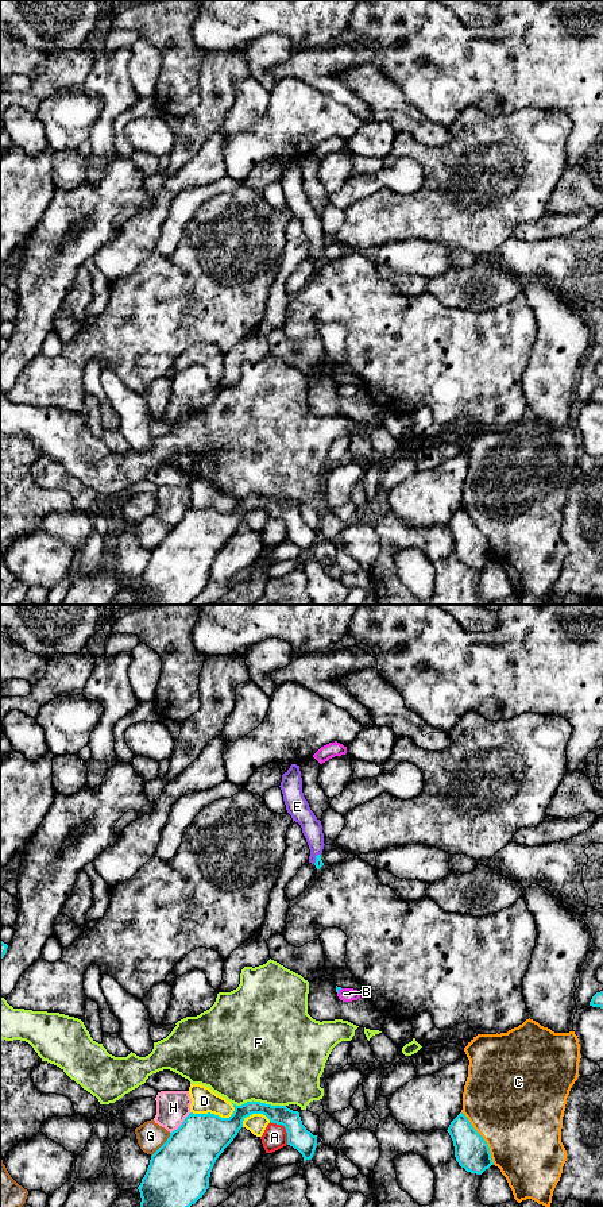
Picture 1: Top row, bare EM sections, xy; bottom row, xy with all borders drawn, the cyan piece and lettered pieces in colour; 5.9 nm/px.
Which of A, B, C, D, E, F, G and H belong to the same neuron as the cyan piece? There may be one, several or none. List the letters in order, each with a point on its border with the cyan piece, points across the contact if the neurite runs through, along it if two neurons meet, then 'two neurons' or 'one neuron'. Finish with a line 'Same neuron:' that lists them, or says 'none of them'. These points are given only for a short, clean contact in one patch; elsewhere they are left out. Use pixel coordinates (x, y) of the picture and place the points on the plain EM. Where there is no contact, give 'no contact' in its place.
A: contact xy (285, 523); two neurons
B: contact xy (337, 386); way xy (337, 384), (337, 386), (344, 389); one neuron
C: contact xy (482, 533); two neurons
D: contact xy (213, 509); two neurons
E: contact xy (316, 253); way xy (319, 258), (316, 253), (316, 236), (312, 223); one neuron
F: contact xy (259, 497); two neurons
G: contact xy (162, 540); two neurons
H: contact xy (182, 519); two neurons
Same neuron: B, E

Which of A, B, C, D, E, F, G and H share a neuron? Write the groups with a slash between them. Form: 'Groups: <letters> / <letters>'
Groups: A / B E / C / D / F / G / H

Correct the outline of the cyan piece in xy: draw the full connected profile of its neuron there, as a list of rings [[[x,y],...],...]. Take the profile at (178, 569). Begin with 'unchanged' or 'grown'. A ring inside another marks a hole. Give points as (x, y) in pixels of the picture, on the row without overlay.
unchanged | [[[254,495],[241,501],[233,500],[233,502],[235,506],[229,513],[221,513],[210,508],[190,508],[182,520],[170,528],[167,536],[151,551],[147,567],[138,582],[142,593],[138,605],[188,605],[202,593],[209,583],[209,572],[216,555],[237,531],[243,522],[243,516],[252,509],[263,509],[271,518],[282,520],[287,528],[287,540],[297,544],[304,556],[312,555],[317,531],[306,525],[298,506],[293,506],[286,501],[271,501]]]

